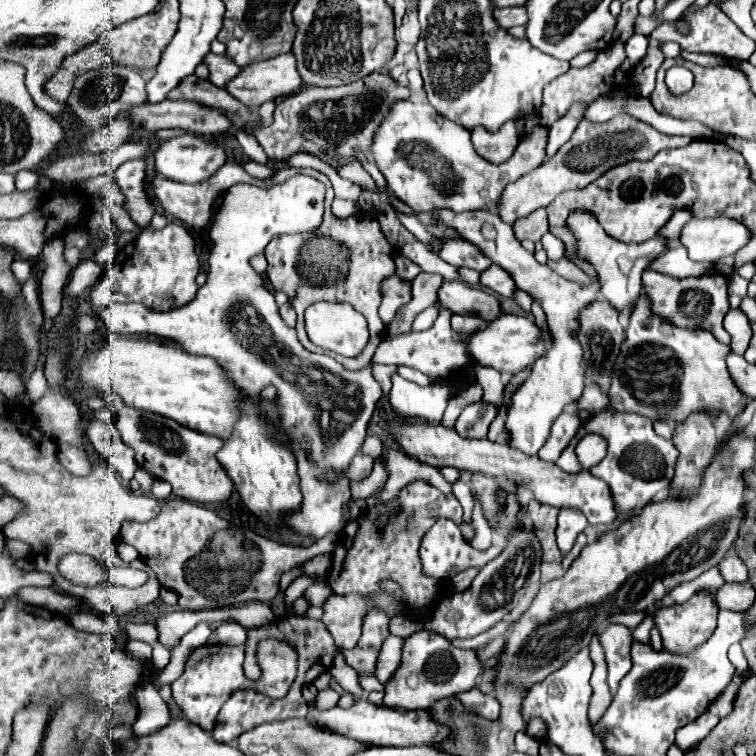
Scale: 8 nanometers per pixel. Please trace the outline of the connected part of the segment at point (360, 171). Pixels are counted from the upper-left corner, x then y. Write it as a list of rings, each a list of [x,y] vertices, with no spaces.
[[[346,160],[344,164],[340,164],[340,166],[338,166],[338,174],[340,174],[342,178],[348,178],[348,180],[352,180],[352,182],[360,184],[360,186],[362,186],[362,188],[366,188],[366,190],[378,192],[378,188],[376,188],[376,184],[374,184],[372,176],[362,168],[362,164],[360,164],[360,162]]]

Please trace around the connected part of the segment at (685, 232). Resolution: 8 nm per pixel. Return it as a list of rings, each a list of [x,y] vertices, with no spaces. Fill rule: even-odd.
[[[690,218],[680,232],[680,244],[696,262],[718,262],[722,256],[734,256],[752,236],[744,224],[732,218]]]

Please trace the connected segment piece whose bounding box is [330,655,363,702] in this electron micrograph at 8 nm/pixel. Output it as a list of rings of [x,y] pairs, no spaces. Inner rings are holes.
[[[338,655],[335,658],[330,668],[330,674],[343,690],[354,695],[356,702],[361,698],[363,689],[360,686],[358,675],[356,671],[346,663],[342,655]]]

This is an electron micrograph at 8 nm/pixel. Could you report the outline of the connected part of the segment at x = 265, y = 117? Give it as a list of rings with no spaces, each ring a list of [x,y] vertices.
[[[274,101],[264,103],[259,109],[259,115],[261,117],[261,123],[264,126],[268,126],[273,122],[273,113],[276,108]]]

